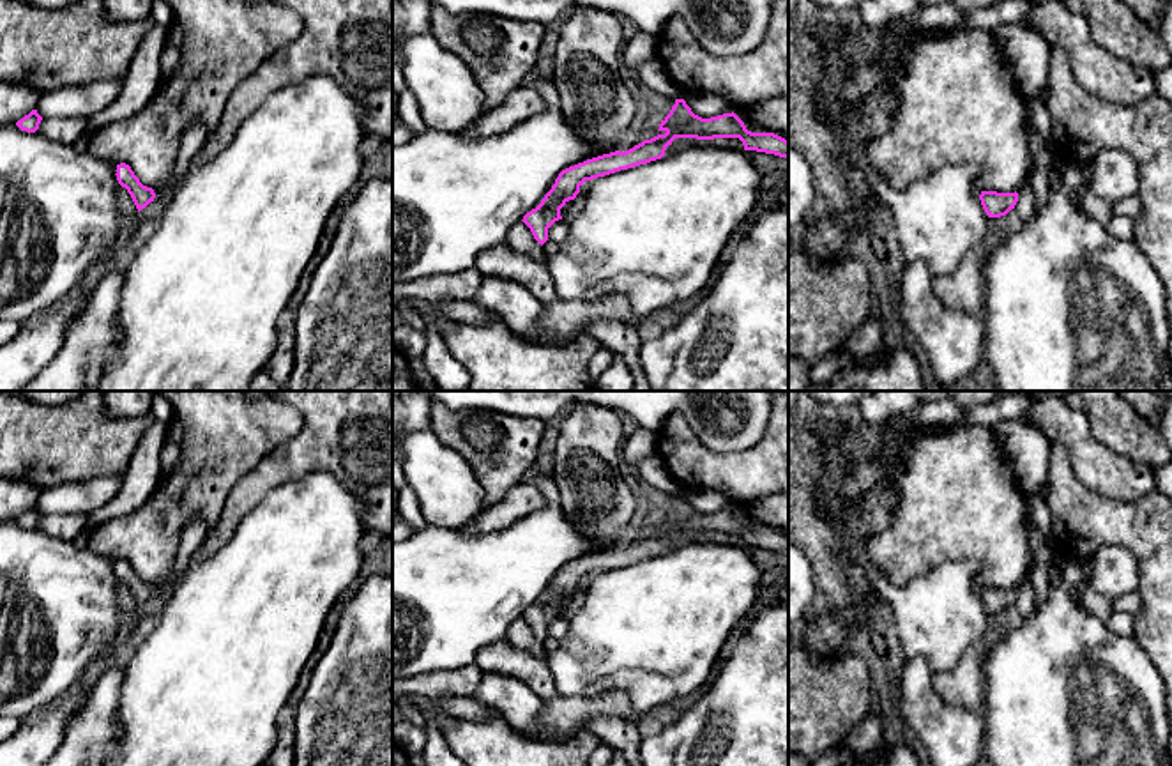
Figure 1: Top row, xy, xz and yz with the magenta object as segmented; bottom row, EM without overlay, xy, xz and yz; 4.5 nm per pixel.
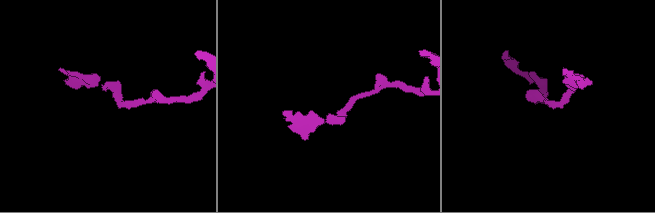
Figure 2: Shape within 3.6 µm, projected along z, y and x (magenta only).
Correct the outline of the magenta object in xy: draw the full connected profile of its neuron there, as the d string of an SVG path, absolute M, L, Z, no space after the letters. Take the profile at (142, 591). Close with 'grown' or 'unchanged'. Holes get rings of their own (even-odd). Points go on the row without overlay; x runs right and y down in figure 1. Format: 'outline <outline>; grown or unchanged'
outline M126 559L117 561L115 571L117 571L118 580L126 584L127 589L131 591L138 609L145 605L150 598L154 598L156 594L154 586L143 582L129 561Z; unchanged

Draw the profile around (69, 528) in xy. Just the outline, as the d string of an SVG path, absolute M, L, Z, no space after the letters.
M87 513L42 515L37 527L49 536L78 541L87 529Z

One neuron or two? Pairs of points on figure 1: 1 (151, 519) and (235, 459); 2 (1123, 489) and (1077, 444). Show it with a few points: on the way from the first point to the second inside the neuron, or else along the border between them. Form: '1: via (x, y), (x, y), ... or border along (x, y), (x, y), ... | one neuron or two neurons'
1: via (172, 499), (214, 462) | one neuron
2: via (1112, 478), (1088, 455) | one neuron

